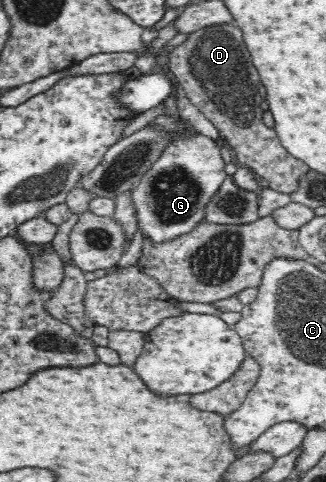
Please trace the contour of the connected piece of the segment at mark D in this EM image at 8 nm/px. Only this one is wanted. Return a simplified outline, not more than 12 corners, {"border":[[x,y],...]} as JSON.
{"border":[[233,23],[186,34],[169,71],[238,161],[290,194],[309,167],[259,129]]}

